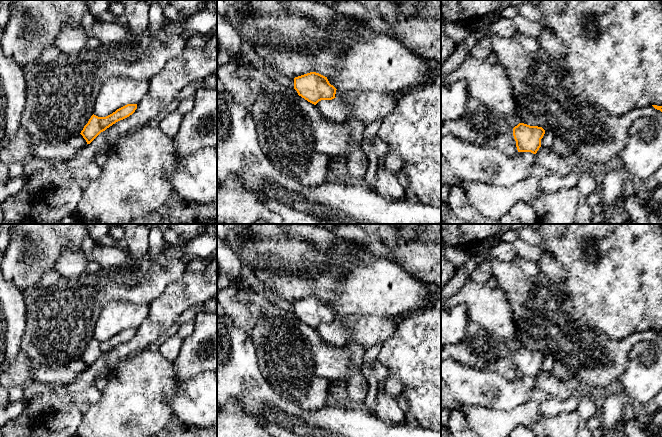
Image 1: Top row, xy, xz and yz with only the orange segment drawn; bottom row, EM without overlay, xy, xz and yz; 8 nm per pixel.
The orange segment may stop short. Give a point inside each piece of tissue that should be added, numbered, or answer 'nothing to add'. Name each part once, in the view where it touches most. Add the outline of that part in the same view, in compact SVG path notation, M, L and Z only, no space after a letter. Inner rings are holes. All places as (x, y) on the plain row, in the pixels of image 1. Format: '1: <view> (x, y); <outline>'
nothing to add

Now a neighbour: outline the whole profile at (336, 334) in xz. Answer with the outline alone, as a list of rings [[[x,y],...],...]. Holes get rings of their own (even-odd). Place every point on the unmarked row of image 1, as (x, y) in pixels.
[[[340,323],[321,324],[316,329],[323,342],[333,346],[347,346],[350,335],[347,329]]]

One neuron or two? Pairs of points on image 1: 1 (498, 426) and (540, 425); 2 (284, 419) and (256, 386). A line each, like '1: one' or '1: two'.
1: one
2: one

